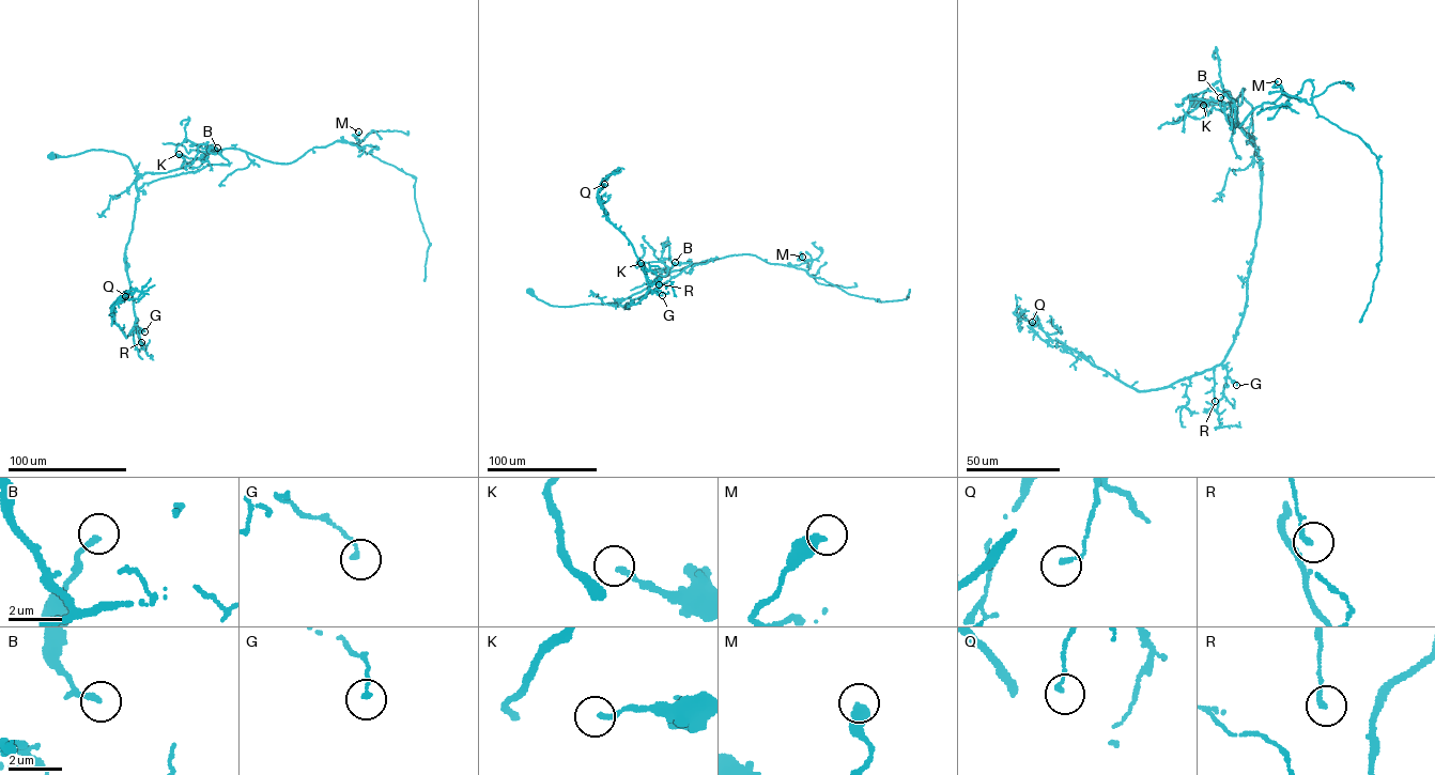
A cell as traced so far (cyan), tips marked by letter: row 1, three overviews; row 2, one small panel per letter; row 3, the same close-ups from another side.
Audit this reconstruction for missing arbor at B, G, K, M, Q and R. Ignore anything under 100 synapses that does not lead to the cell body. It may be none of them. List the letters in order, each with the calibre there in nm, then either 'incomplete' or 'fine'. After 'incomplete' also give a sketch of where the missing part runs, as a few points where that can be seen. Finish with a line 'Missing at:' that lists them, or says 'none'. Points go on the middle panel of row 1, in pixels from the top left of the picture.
B: 200 nm thick; fine
G: 160 nm thick; fine
K: 190 nm thick; fine
M: 420 nm thick; fine
Q: 160 nm thick; fine
R: 160 nm thick; fine
Missing at: none

